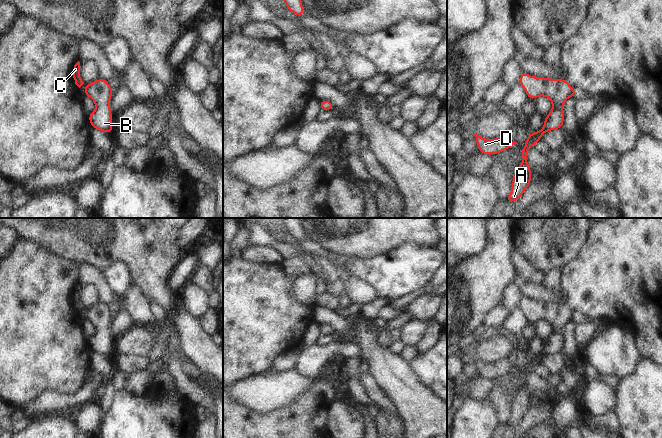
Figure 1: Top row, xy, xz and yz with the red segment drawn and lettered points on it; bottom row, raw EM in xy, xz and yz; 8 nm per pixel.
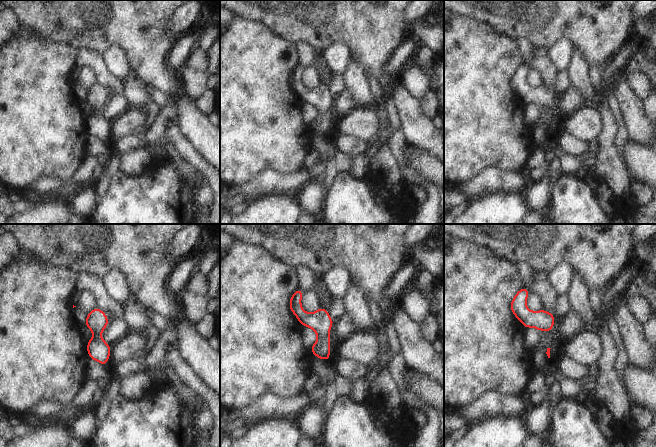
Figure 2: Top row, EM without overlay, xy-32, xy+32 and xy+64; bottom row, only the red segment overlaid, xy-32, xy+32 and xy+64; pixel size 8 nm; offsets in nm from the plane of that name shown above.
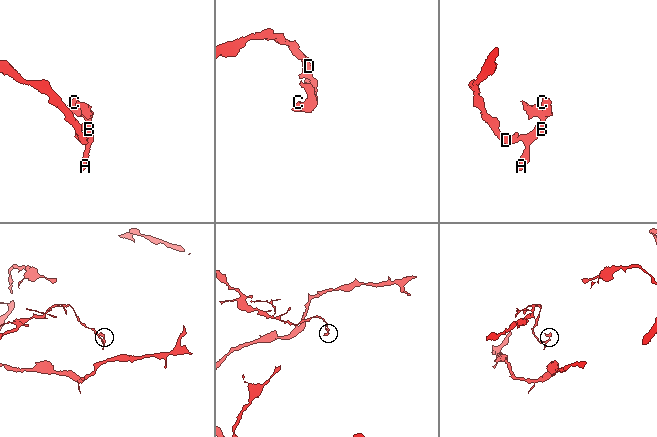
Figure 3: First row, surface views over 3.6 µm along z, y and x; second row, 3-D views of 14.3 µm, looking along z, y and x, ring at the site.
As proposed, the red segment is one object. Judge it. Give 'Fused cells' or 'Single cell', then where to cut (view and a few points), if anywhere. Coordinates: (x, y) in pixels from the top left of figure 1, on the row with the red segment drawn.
Single cell. No split

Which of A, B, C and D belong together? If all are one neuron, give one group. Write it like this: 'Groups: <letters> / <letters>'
Groups: A B C D

